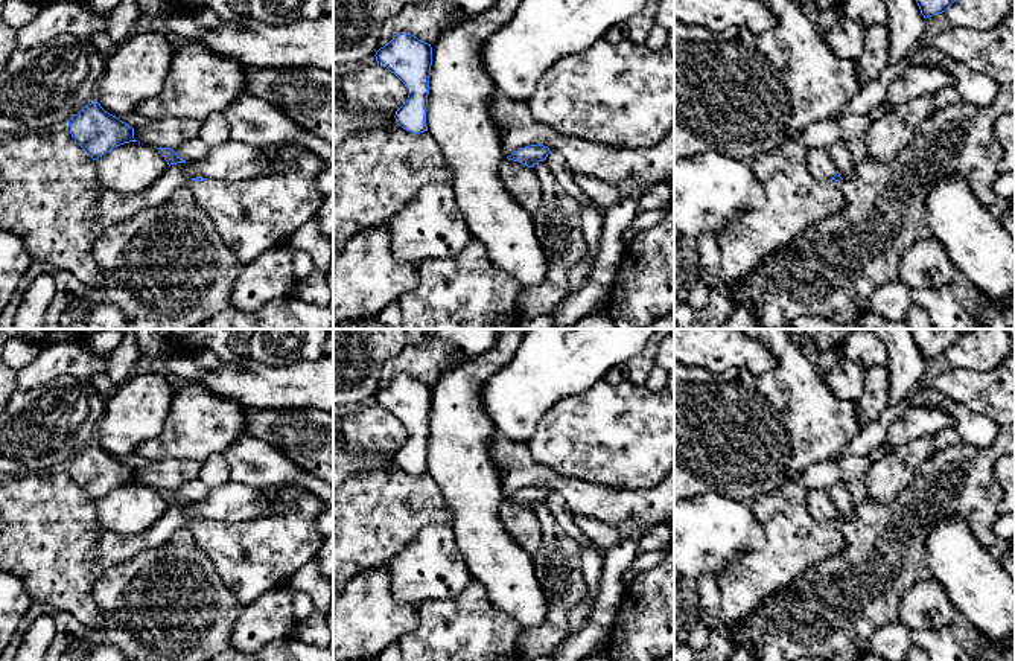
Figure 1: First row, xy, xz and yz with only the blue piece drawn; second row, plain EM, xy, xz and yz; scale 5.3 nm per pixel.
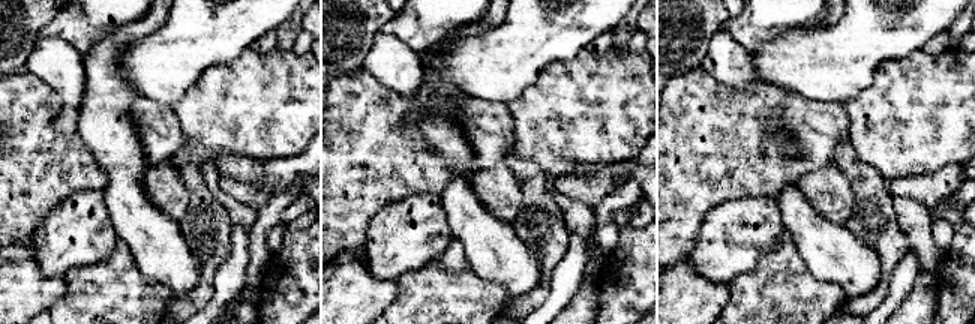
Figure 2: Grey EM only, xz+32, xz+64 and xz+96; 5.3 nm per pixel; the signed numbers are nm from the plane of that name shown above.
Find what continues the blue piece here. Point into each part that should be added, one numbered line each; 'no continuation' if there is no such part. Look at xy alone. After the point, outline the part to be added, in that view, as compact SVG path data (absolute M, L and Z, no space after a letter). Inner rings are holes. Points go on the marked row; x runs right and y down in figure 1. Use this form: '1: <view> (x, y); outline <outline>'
1: xy (254, 215); outline M282 145L275 152L275 168L248 180L189 181L196 204L215 222L224 244L248 265L265 251L285 245L292 235L317 215L324 196L317 175L324 161L309 149Z

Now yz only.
1: yz (795, 200); outline M790 137L750 160L765 204L761 210L730 216L718 236L721 262L717 285L727 286L735 302L733 314L721 329L758 329L755 303L737 285L775 251L846 207L842 180L814 178L807 164L808 152L797 137Z

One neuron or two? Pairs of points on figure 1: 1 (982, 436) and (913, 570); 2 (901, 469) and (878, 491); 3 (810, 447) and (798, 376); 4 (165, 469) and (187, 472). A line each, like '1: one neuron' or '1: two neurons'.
1: two neurons
2: one neuron
3: one neuron
4: one neuron

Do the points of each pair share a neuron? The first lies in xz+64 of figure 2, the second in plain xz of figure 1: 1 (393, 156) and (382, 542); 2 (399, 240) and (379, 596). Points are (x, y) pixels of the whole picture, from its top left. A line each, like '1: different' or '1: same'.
1: same
2: different

